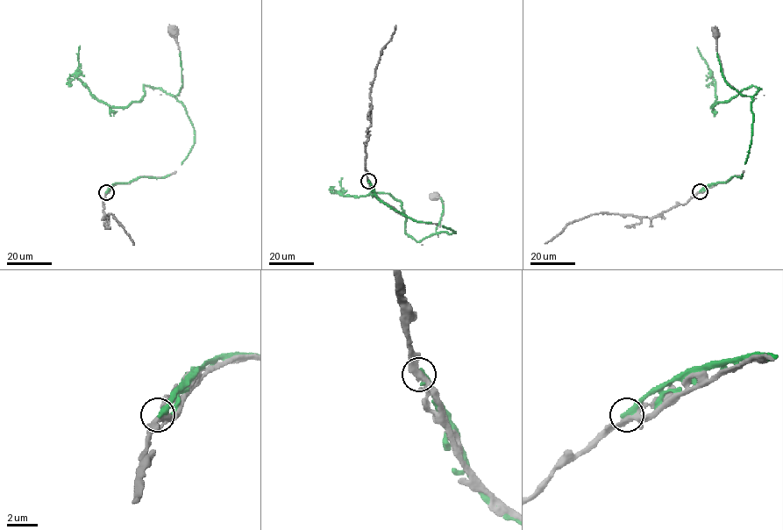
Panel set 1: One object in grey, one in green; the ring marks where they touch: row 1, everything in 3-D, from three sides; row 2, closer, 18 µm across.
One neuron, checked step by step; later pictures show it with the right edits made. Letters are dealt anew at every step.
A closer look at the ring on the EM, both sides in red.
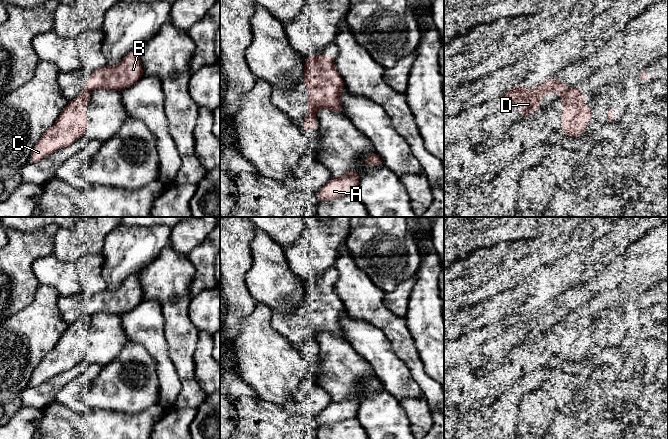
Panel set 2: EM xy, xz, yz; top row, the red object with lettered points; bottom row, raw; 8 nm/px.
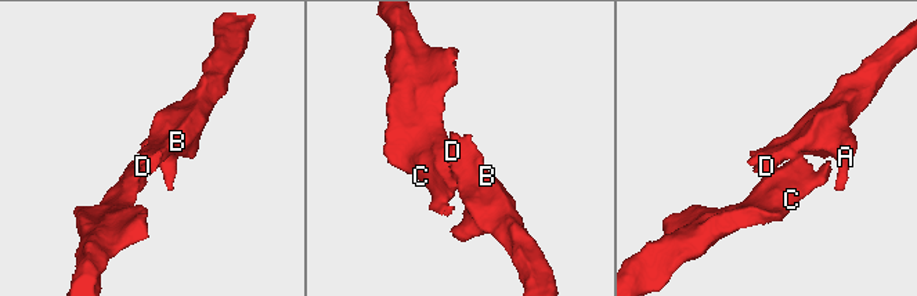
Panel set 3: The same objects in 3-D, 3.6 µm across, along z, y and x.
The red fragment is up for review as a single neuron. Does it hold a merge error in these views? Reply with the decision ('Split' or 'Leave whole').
Split

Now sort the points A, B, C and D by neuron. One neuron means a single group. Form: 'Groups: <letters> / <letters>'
Groups: A B D / C

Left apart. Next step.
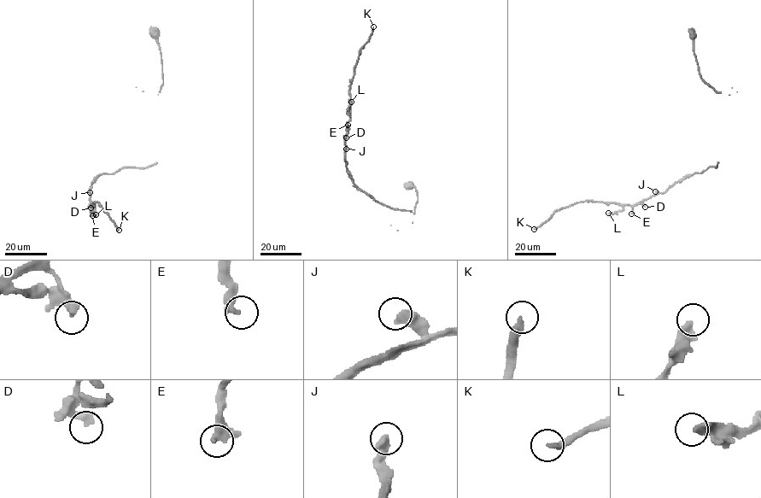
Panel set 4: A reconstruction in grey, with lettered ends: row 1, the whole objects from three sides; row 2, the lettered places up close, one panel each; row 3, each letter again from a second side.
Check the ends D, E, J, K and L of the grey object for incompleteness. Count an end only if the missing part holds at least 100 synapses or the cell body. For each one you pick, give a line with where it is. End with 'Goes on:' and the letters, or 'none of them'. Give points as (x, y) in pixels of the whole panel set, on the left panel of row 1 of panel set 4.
K: place (119, 230)
Goes on: K

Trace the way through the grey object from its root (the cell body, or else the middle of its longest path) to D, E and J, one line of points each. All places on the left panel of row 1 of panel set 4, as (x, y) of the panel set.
D: (155, 32), (163, 80), (156, 162), (145, 167), (124, 166), (113, 173), (102, 173), (91, 184), (90, 207)
E: (155, 32), (163, 80), (156, 162), (100, 175), (90, 185), (92, 215)
J: (155, 32), (163, 80), (156, 162), (145, 167), (124, 166), (113, 173), (102, 173), (91, 184), (90, 192)

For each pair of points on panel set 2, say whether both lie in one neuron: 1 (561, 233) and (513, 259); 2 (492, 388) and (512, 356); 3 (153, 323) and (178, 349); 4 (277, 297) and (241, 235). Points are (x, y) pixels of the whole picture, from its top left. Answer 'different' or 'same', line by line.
1: same
2: same
3: different
4: different

